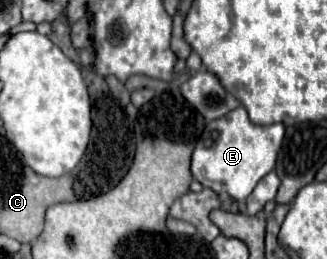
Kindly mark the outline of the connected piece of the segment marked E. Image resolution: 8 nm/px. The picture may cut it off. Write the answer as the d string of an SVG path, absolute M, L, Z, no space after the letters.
M236 107L230 111L230 115L224 115L222 119L210 121L200 139L196 141L194 155L192 155L192 175L202 187L208 187L212 191L228 193L234 201L244 201L256 183L274 169L276 155L280 151L284 139L284 125L254 125L250 123L246 109Z

